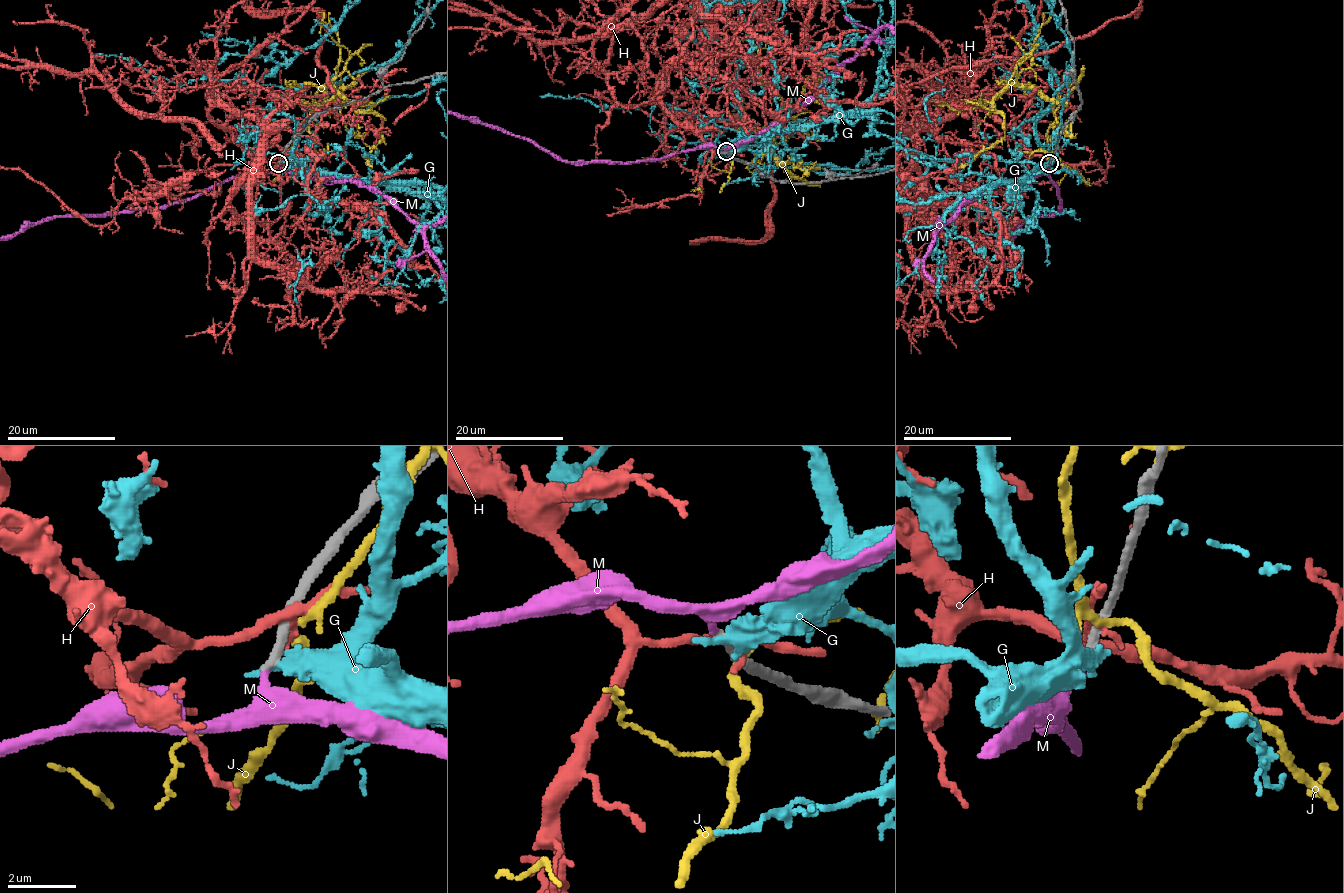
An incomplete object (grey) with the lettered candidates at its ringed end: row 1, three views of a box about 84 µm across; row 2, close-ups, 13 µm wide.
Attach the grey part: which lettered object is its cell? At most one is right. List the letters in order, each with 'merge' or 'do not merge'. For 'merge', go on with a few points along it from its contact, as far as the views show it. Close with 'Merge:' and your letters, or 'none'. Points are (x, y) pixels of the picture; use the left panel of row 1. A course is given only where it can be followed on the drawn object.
G: do not merge
H: do not merge
J: do not merge
M: merge
Merge: M

